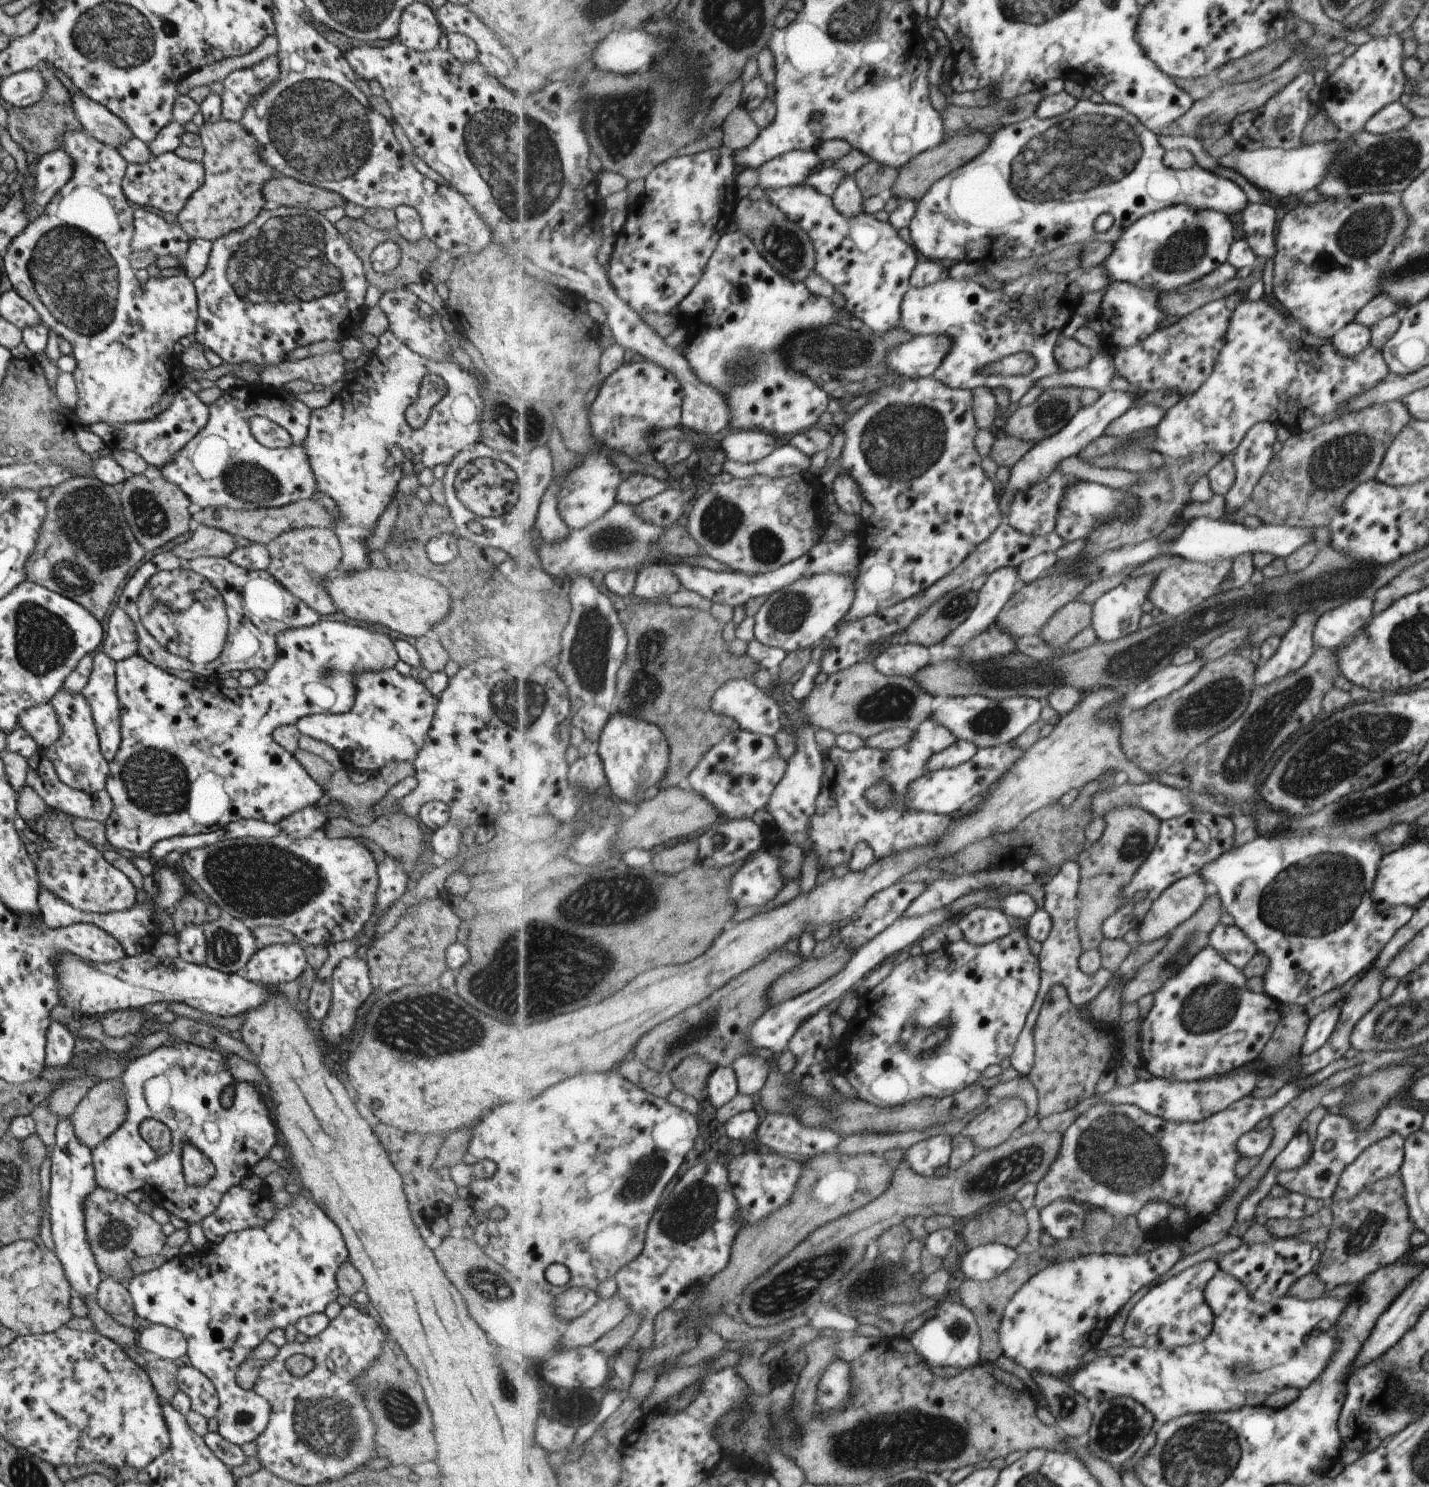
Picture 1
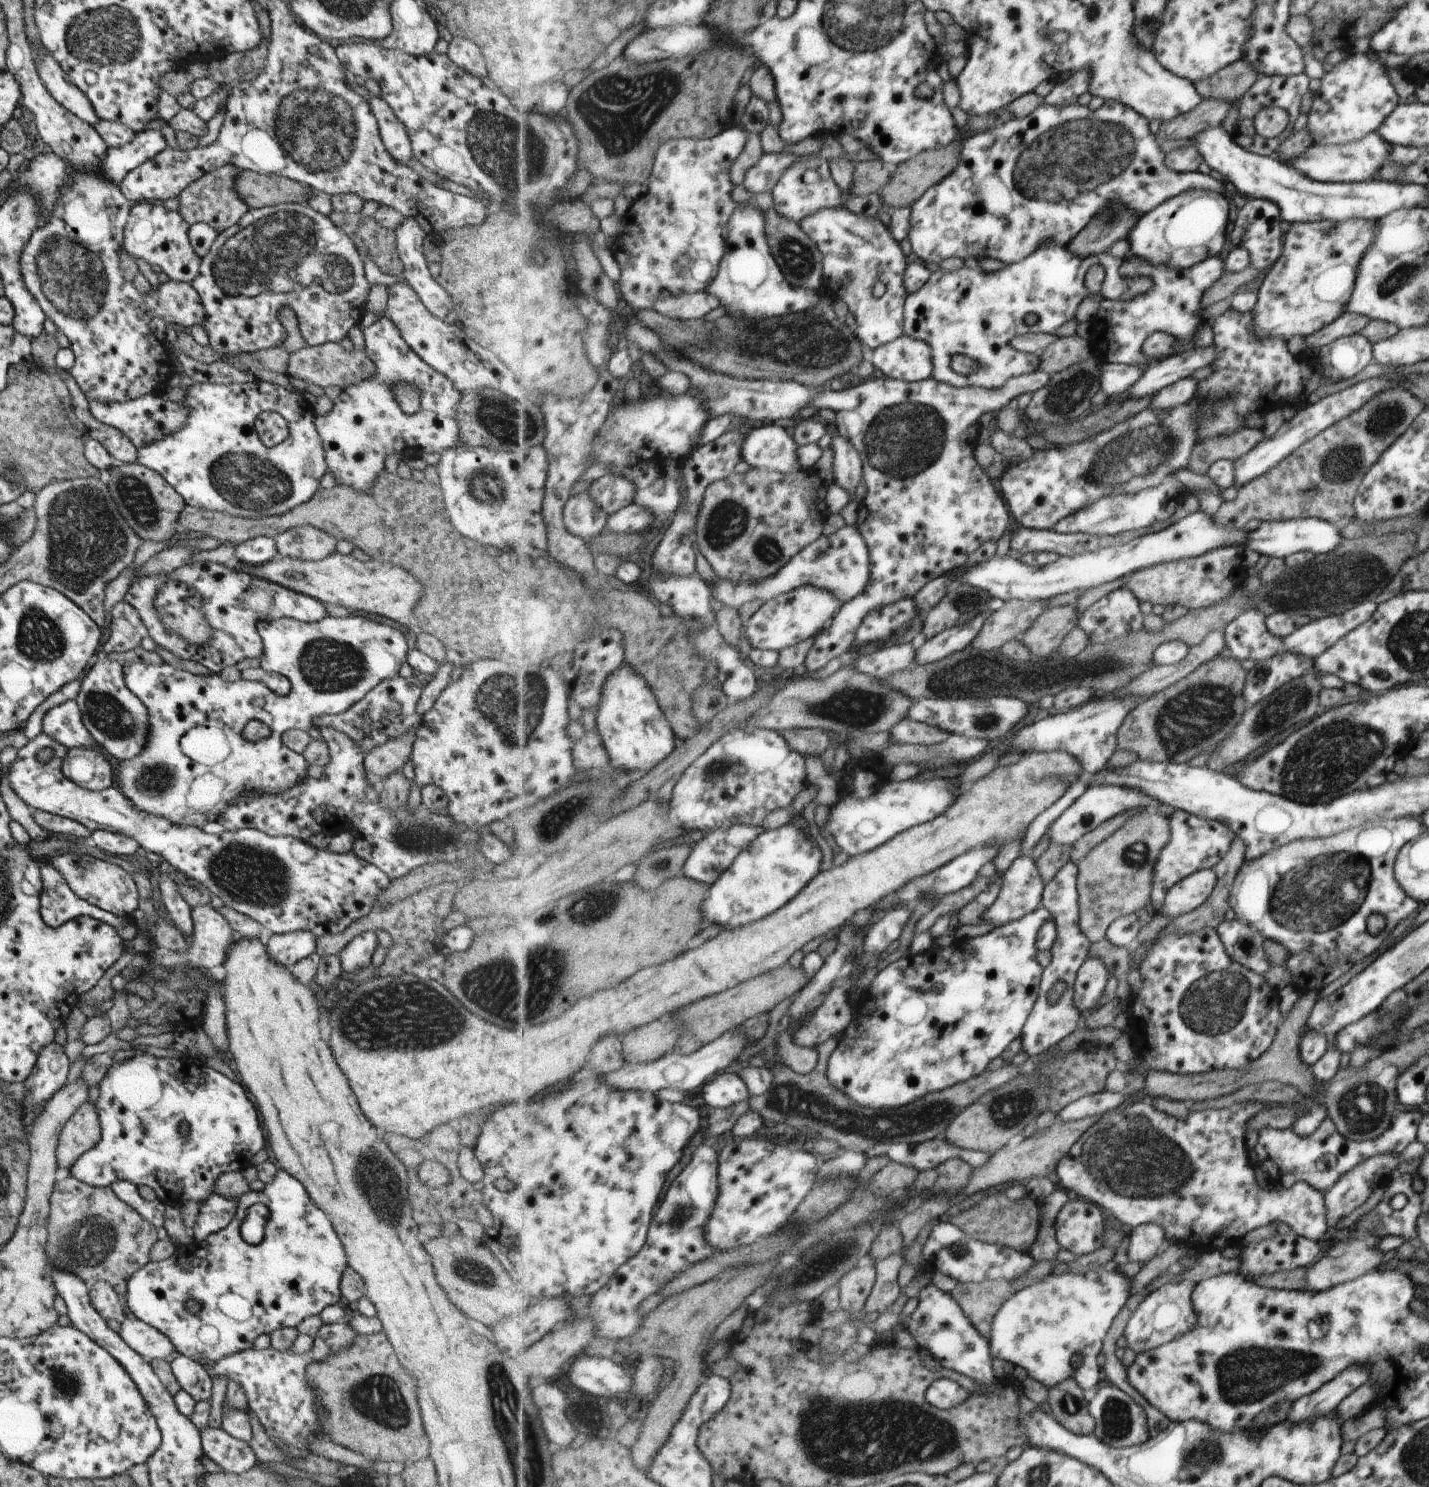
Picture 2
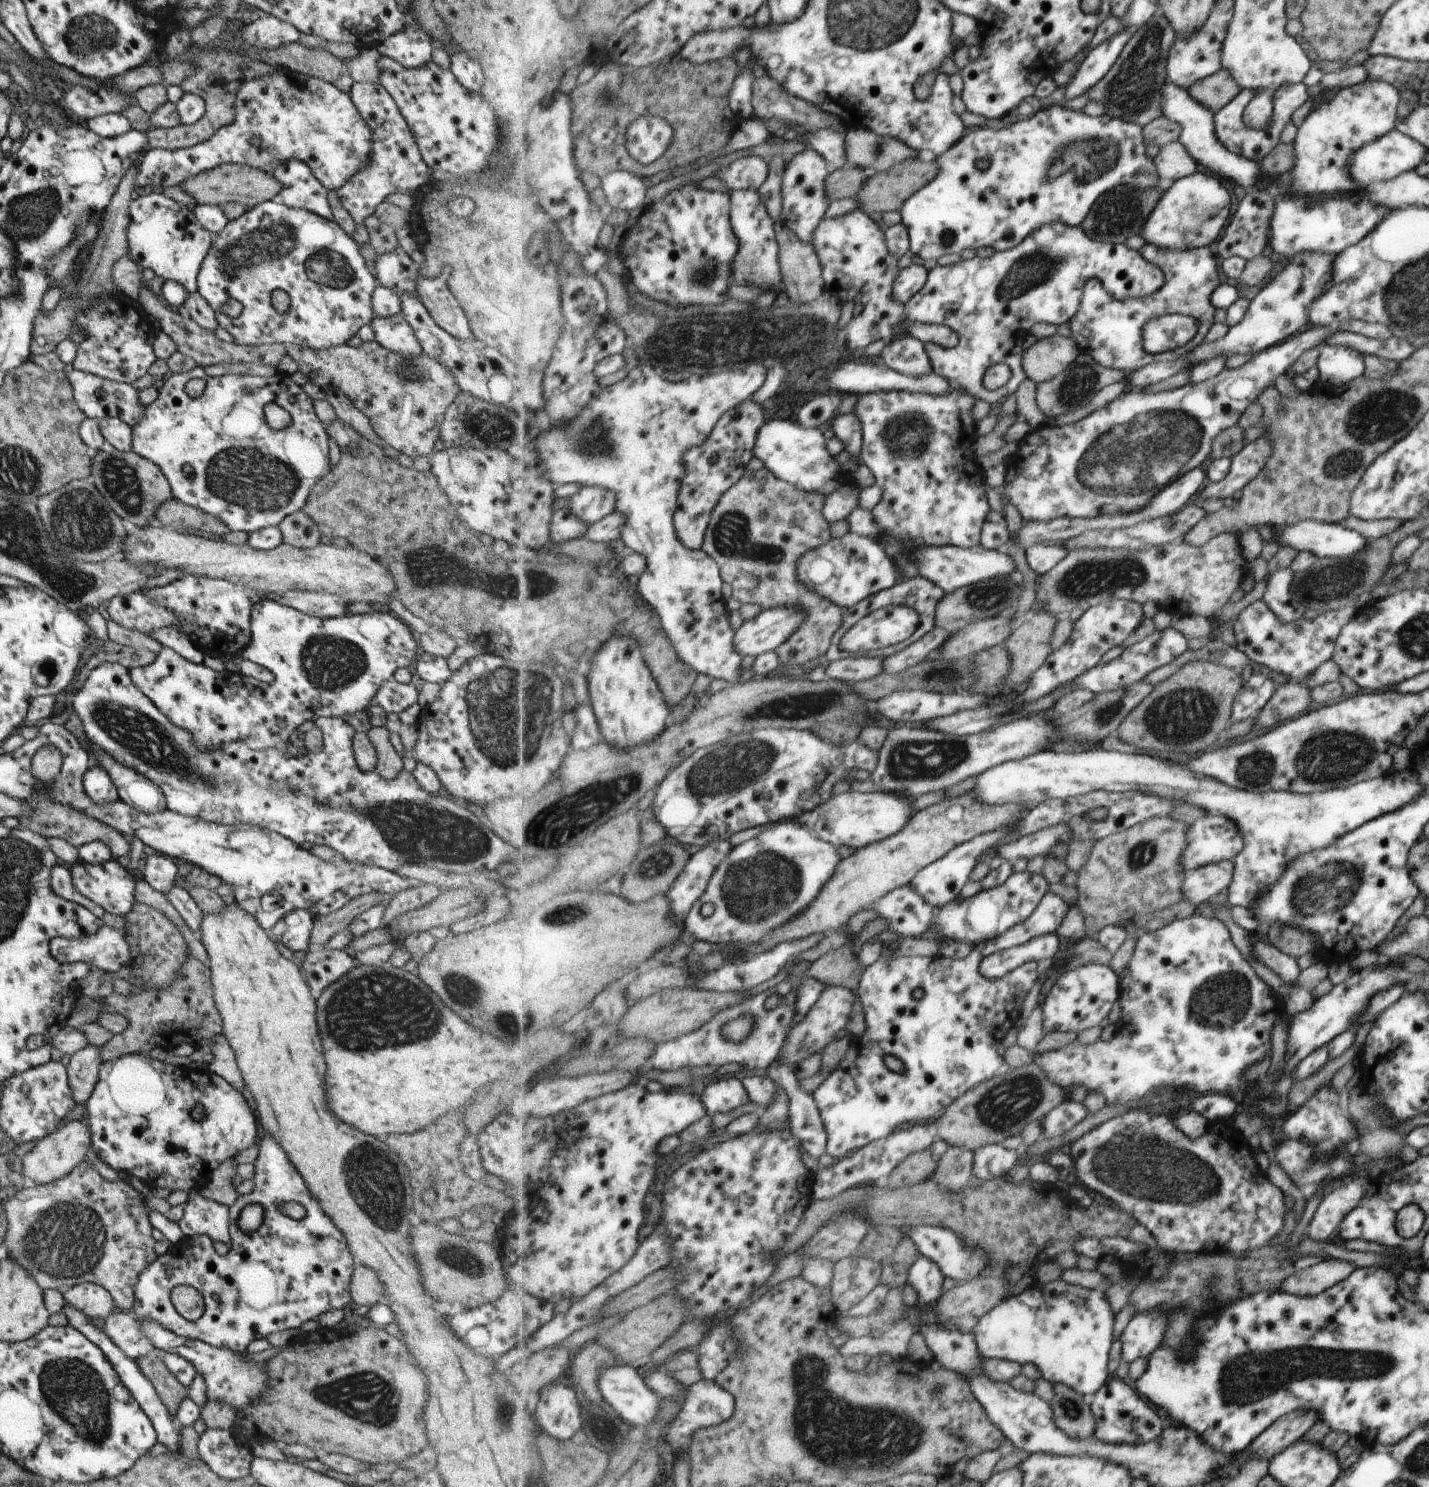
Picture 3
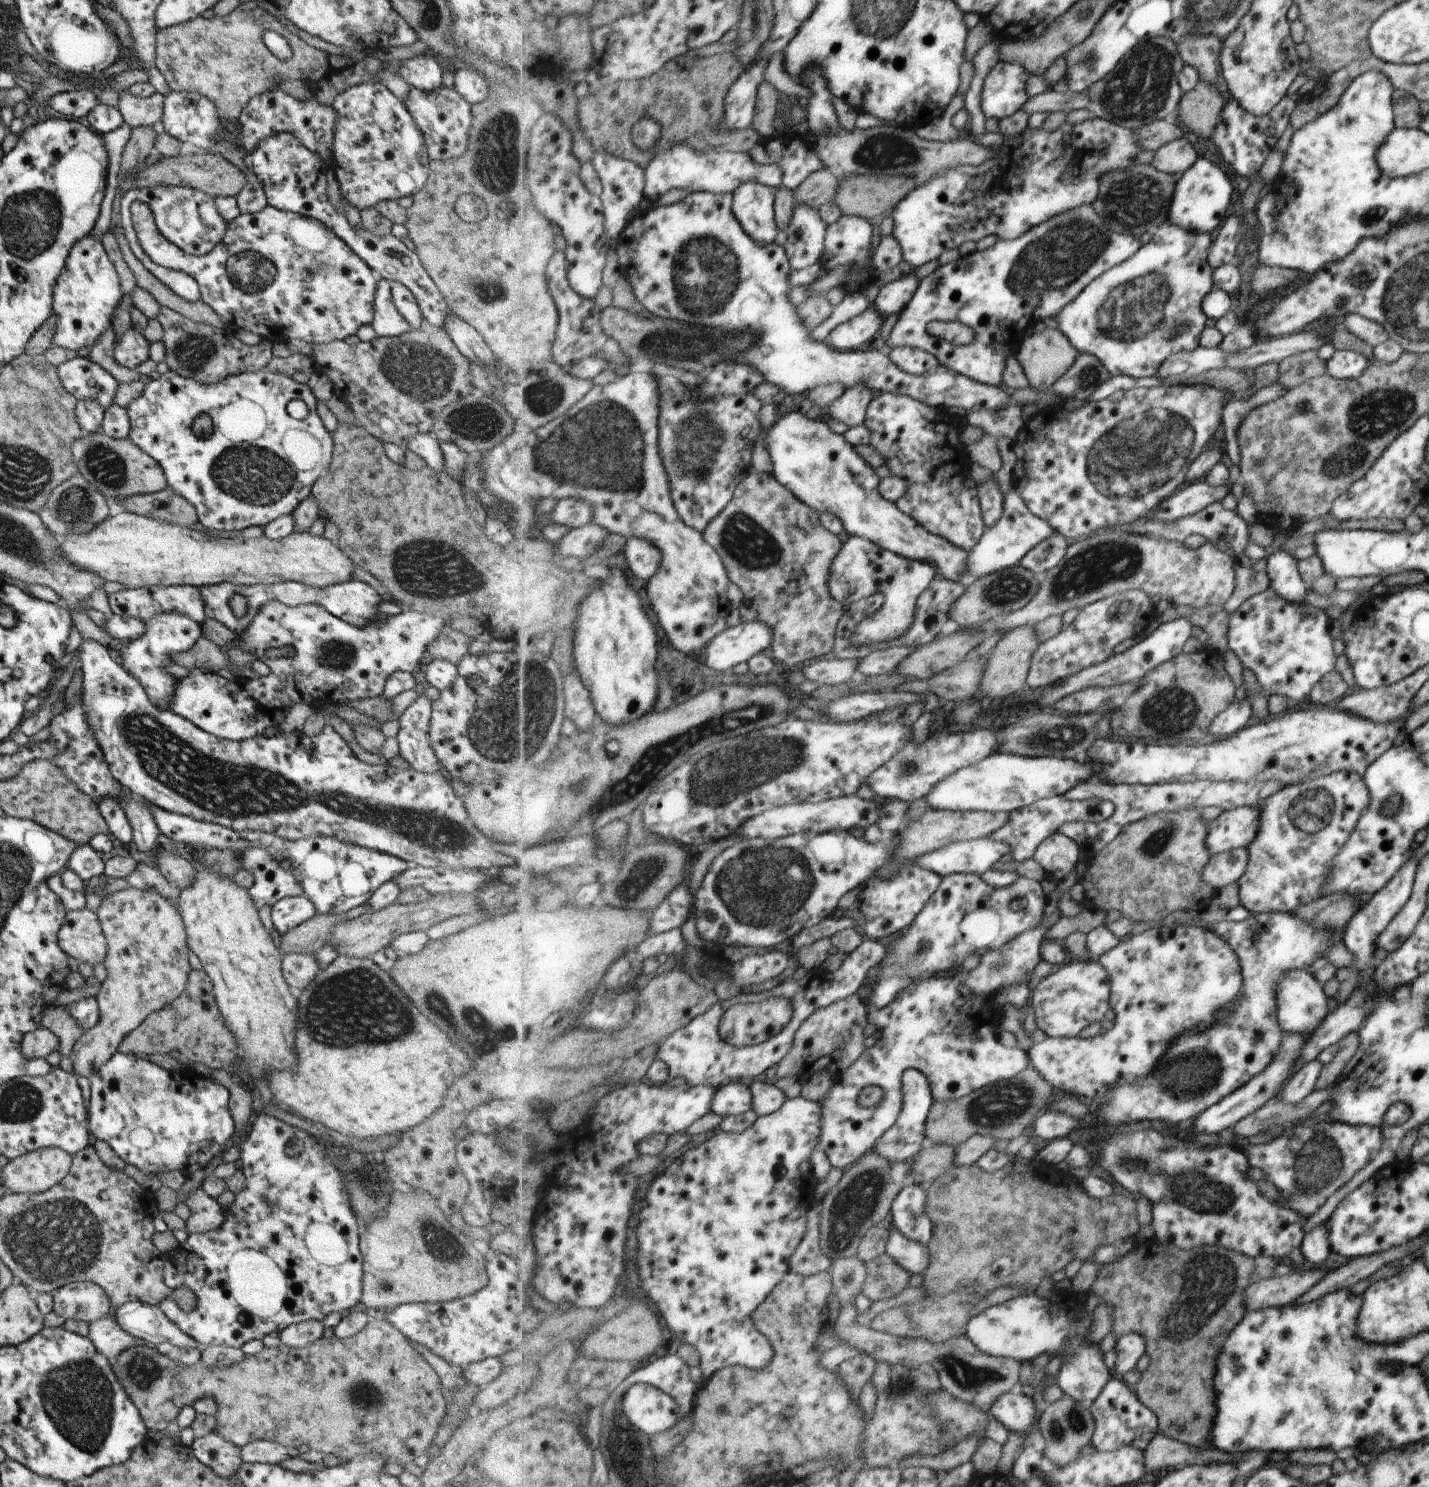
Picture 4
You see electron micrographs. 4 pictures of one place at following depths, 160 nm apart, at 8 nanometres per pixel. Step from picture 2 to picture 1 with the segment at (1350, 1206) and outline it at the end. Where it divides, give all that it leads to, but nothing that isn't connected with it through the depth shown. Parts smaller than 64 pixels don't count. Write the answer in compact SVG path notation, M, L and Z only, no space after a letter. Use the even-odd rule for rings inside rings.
M1391 1133L1370 1144L1340 1174L1330 1200L1350 1199L1376 1180L1397 1174L1404 1157L1404 1138Z

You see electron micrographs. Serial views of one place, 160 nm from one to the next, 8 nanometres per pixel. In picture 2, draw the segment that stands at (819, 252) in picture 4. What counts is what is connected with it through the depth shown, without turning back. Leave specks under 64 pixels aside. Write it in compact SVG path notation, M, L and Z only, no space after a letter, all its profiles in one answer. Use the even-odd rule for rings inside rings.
M811 154L799 158L781 177L780 183L774 188L774 207L779 214L789 220L800 222L821 209L843 207L844 200L842 188L835 182L830 162L820 154Z

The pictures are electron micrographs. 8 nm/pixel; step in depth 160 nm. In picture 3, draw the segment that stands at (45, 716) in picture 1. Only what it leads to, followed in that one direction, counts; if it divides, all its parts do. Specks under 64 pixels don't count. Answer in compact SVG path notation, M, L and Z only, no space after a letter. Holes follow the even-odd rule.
M89 743L88 751L91 757L107 773L115 787L118 798L129 806L144 813L159 812L166 808L166 802L161 791L144 776L138 775L132 768L116 763L106 755L96 744Z

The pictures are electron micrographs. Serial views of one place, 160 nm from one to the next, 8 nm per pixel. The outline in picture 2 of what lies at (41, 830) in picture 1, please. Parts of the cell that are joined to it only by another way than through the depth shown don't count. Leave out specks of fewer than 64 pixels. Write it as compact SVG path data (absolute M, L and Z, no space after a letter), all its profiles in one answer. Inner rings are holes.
M57 849L49 857L44 856L40 861L48 862L57 868L69 890L90 905L118 917L131 917L131 912L137 908L137 891L131 875L111 862L66 849Z

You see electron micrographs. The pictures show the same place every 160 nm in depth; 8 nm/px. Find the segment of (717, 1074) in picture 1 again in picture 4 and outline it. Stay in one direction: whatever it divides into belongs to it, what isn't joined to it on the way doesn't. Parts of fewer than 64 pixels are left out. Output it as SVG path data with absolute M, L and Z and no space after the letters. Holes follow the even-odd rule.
M732 1081L723 1084L712 1100L712 1112L723 1118L739 1116L752 1109L752 1090L750 1086Z

